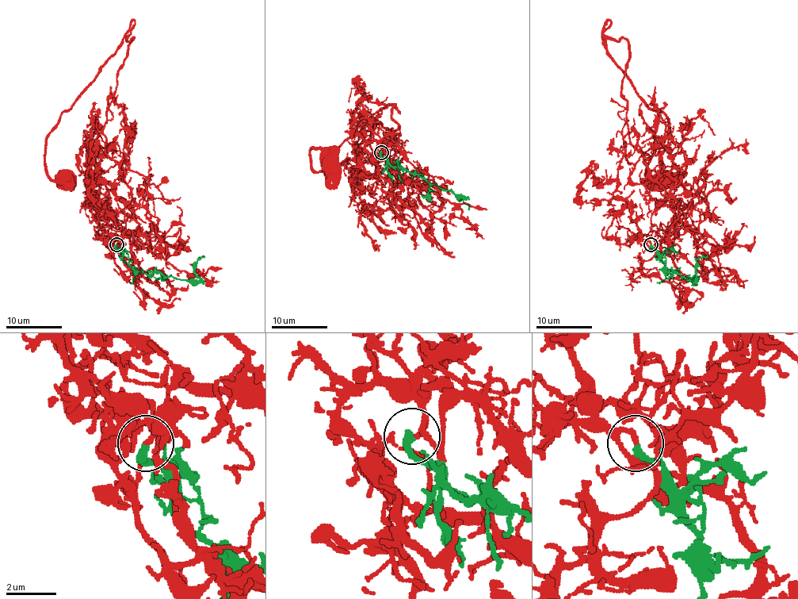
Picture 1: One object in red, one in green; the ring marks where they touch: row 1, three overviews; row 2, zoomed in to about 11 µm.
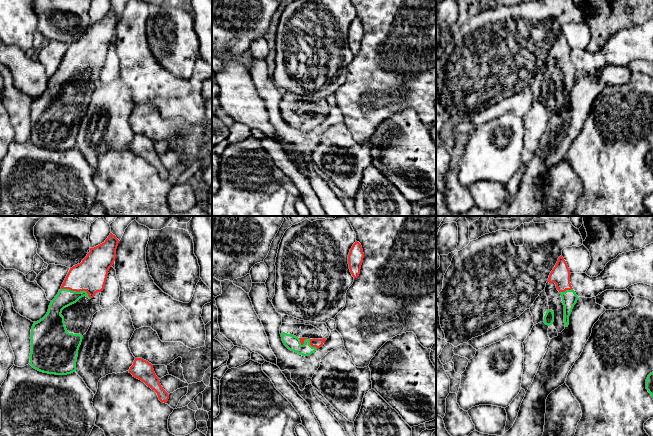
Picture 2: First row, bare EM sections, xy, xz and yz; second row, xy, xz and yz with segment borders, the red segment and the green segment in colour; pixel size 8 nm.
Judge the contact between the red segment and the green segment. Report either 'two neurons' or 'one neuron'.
one neuron

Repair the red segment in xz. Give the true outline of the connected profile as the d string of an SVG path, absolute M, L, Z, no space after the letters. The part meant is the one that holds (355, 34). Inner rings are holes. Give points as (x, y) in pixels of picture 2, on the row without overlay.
M356 17L353 20L352 24L350 25L348 31L349 45L354 55L357 54L360 50L363 34L364 34L364 29L362 22L359 18Z

